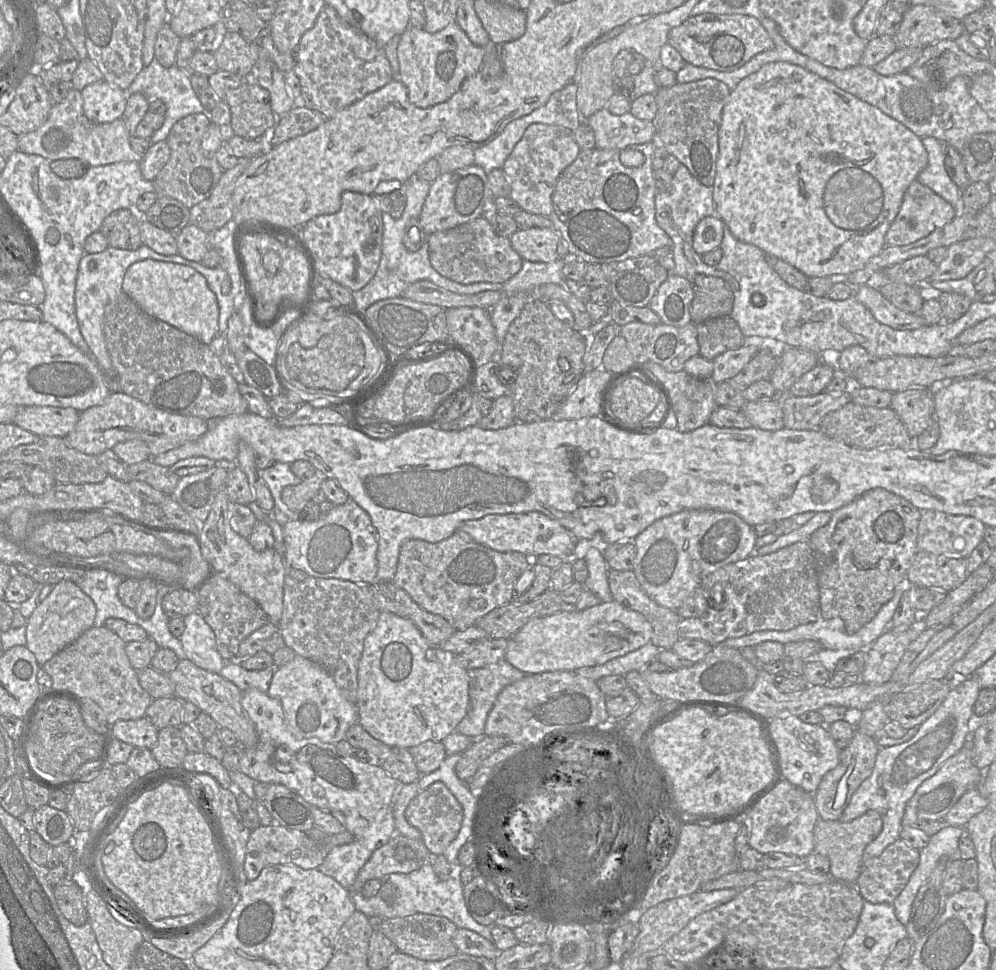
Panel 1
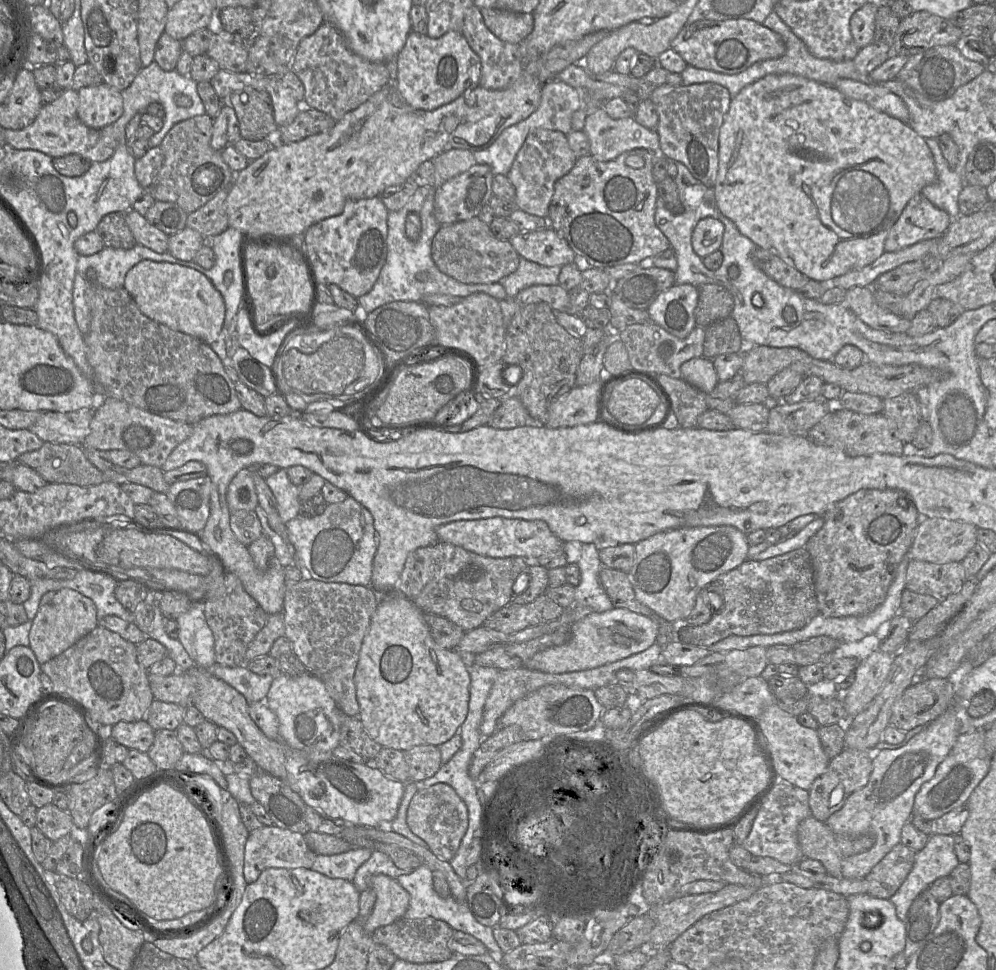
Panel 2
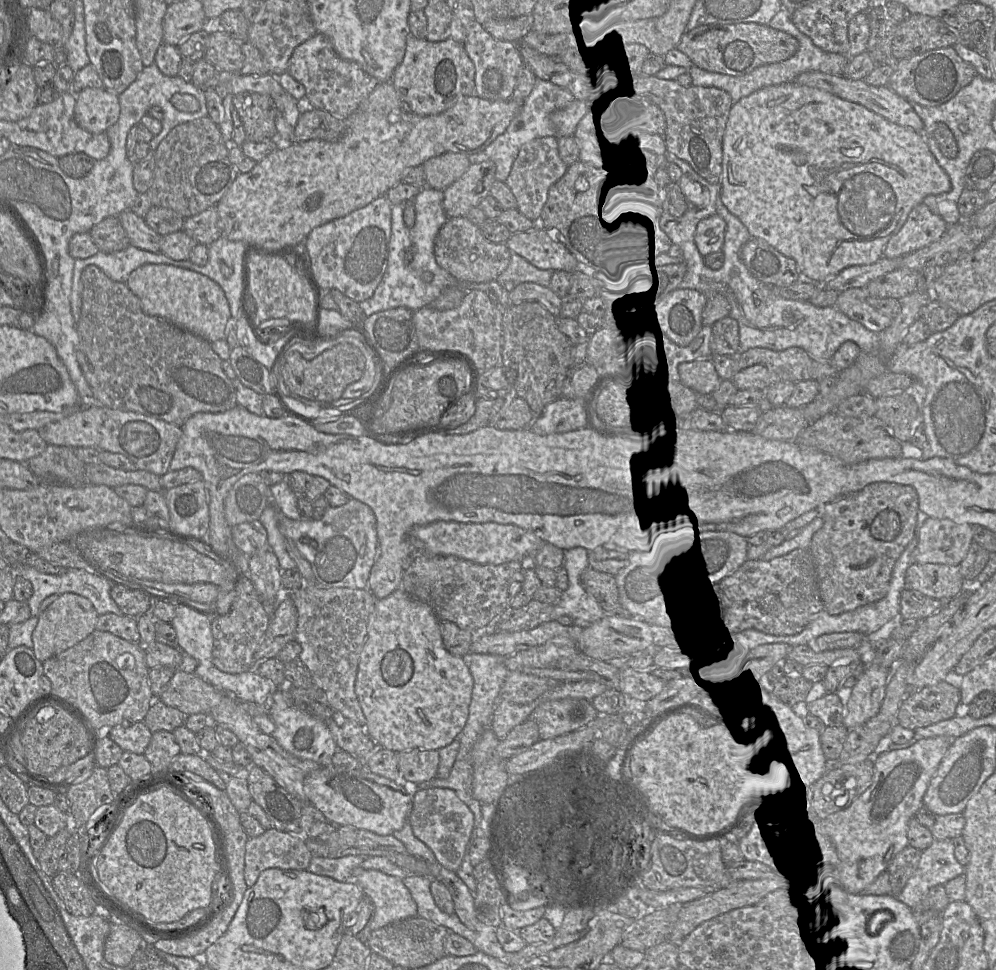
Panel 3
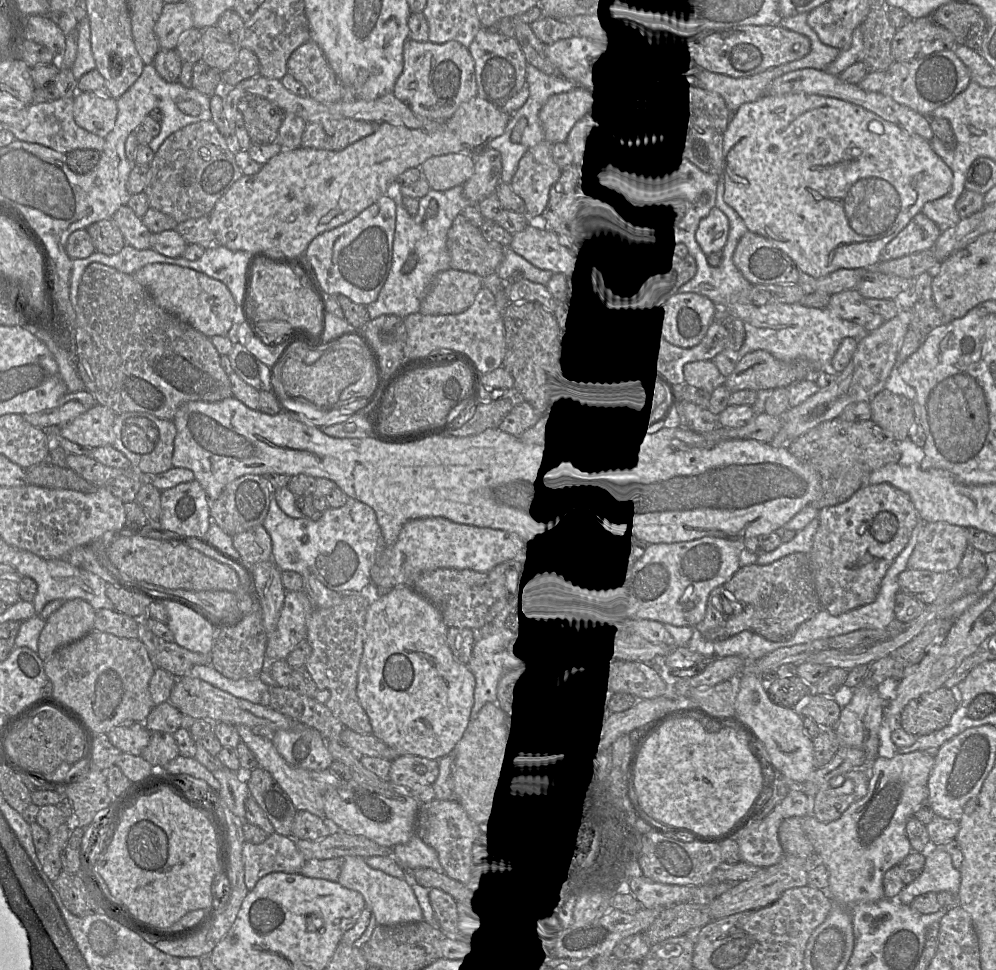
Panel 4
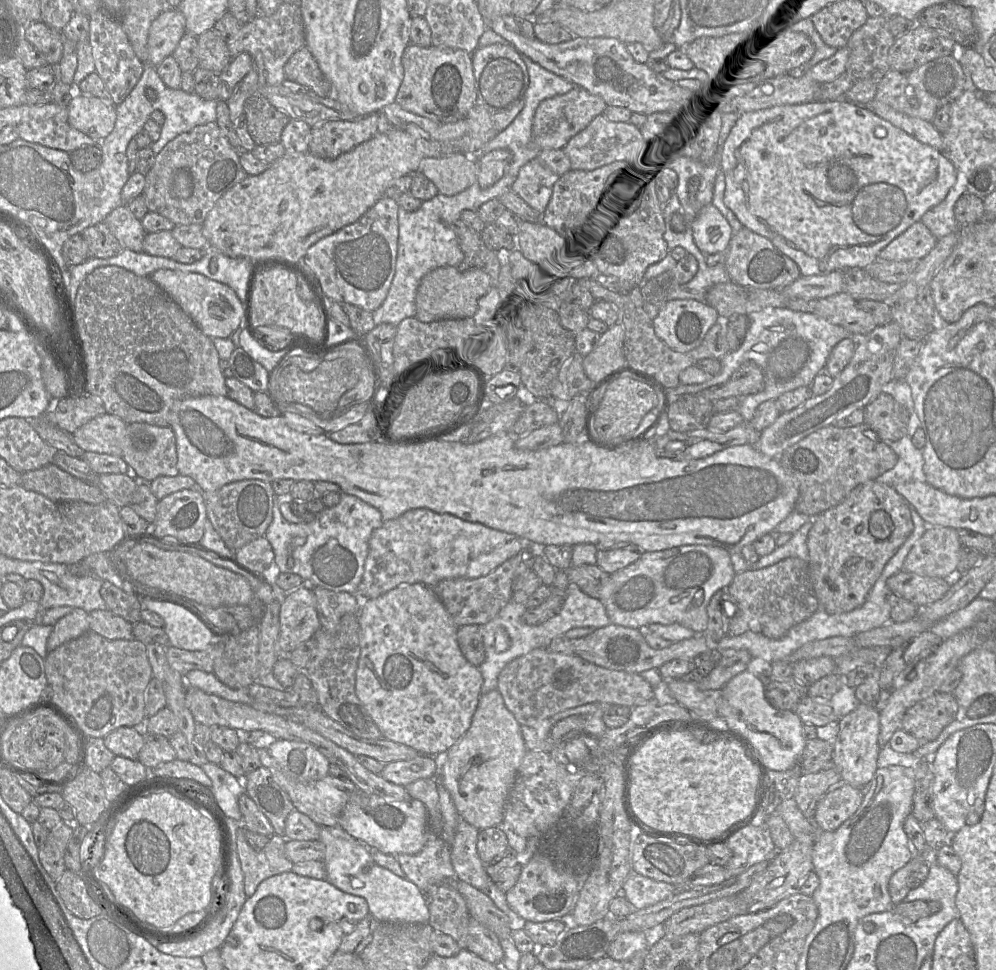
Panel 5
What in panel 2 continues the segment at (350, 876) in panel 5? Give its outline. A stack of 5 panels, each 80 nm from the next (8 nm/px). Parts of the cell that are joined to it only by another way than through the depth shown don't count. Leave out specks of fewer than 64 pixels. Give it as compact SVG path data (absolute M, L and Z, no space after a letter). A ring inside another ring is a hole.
M384 874L371 876L369 888L375 891L376 901L372 912L364 920L363 927L366 933L372 934L376 929L404 917L410 895L396 879Z

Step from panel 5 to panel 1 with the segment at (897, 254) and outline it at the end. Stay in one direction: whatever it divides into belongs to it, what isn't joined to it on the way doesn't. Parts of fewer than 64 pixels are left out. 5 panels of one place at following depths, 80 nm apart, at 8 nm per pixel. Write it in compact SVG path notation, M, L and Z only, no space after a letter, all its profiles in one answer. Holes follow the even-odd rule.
M916 179L904 193L900 210L886 233L886 244L887 246L912 244L928 236L934 230L943 227L956 216L955 207Z

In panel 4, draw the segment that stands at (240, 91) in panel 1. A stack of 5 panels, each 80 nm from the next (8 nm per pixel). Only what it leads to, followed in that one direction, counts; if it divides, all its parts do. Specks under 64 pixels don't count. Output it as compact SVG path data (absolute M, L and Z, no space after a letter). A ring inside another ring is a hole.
M247 93L240 99L238 110L252 144L277 142L278 130L284 118L284 112L279 107L262 96Z

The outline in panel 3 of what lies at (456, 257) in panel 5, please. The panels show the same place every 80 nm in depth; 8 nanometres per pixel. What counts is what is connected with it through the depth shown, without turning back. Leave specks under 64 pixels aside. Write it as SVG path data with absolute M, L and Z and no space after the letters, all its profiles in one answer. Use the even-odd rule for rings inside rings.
M430 186L422 187L419 194L413 199L416 221L411 228L408 228L403 221L407 201L392 206L388 265L373 295L359 302L365 316L396 307L418 310L430 305L447 287L458 284L455 277L438 265L434 255L435 239L441 227L448 220L442 200L443 191ZM424 271L433 273L434 278L431 282L424 282L421 279Z

